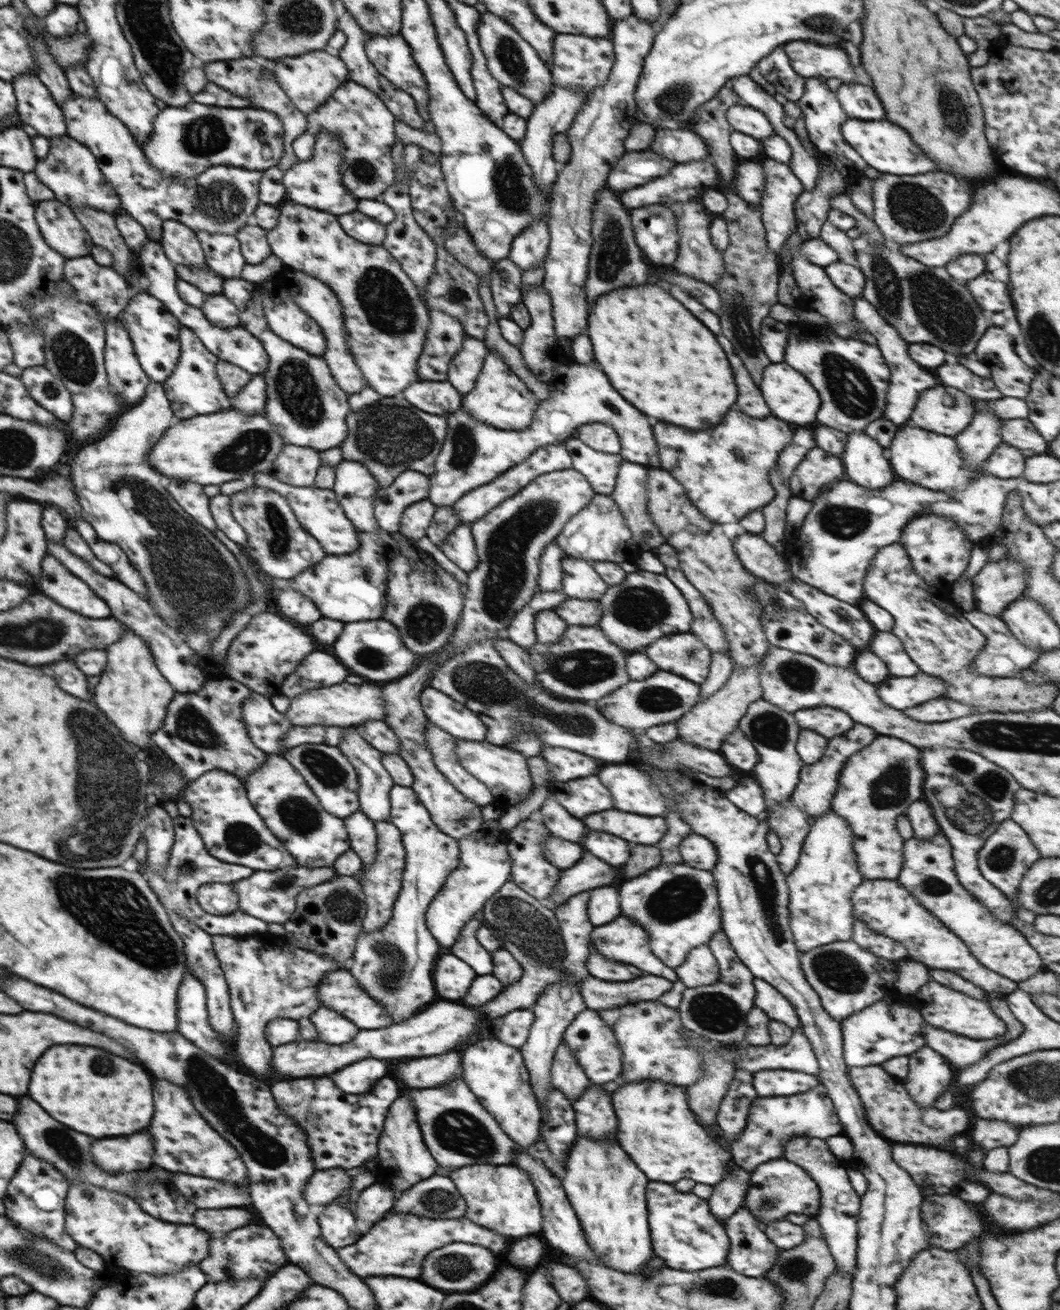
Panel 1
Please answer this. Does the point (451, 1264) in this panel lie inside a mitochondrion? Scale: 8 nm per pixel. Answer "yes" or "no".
yes

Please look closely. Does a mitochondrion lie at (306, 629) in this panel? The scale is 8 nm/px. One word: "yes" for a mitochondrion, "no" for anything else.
no

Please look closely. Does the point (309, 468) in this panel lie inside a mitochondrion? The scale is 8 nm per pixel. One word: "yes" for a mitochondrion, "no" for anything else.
no

